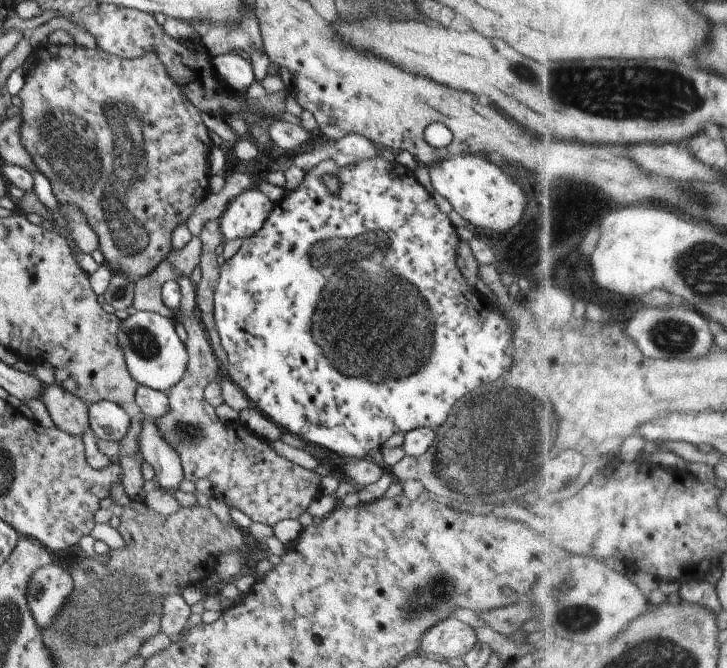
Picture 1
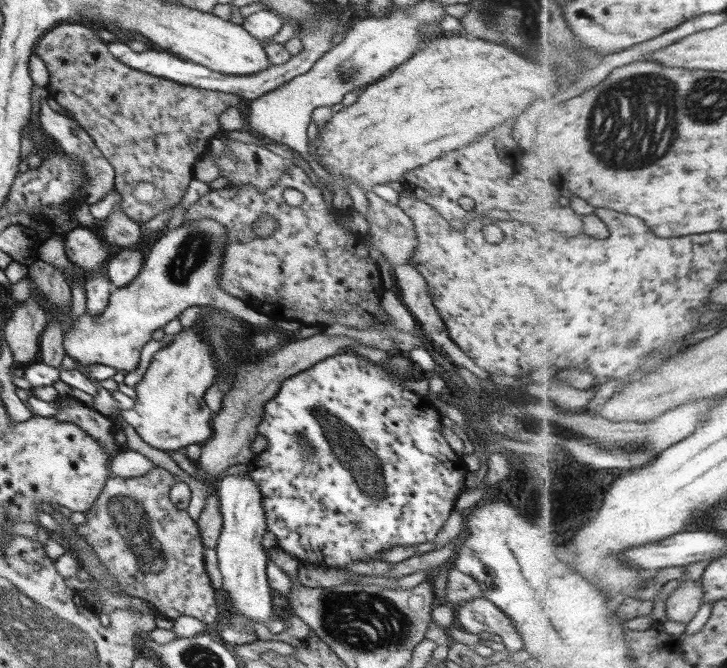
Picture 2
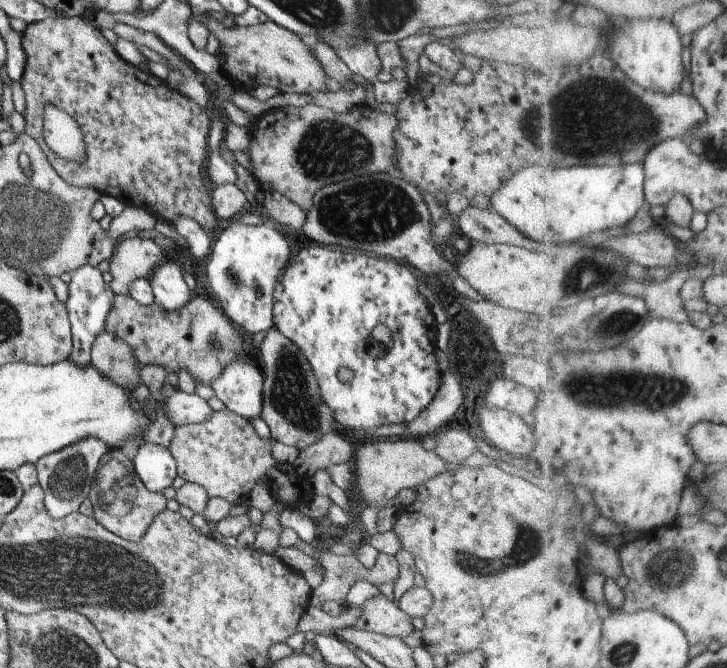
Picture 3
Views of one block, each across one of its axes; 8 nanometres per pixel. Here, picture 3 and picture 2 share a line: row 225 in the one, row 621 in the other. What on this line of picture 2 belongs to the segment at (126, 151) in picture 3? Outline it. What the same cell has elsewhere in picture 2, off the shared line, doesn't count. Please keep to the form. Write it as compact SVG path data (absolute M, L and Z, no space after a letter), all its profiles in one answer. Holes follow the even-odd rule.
M159 467L152 468L146 475L137 478L110 477L102 488L98 499L85 514L86 522L78 525L76 532L78 533L78 536L82 537L88 545L92 547L92 550L96 552L96 556L98 556L98 560L100 560L102 566L106 568L106 572L108 572L110 576L114 576L114 580L120 584L120 588L122 588L127 595L149 602L154 606L158 614L162 614L162 616L166 616L166 618L170 618L170 620L177 619L179 616L192 616L192 618L196 618L196 620L200 620L200 622L204 622L205 625L212 624L212 622L216 622L218 616L220 616L220 610L218 610L218 604L220 603L220 601L218 601L218 595L220 592L212 586L210 577L208 576L208 573L206 573L206 567L204 566L205 547L202 543L197 522L190 517L190 513L188 513L187 510L179 510L170 501L169 493L175 482L174 476L170 474L170 472Z

